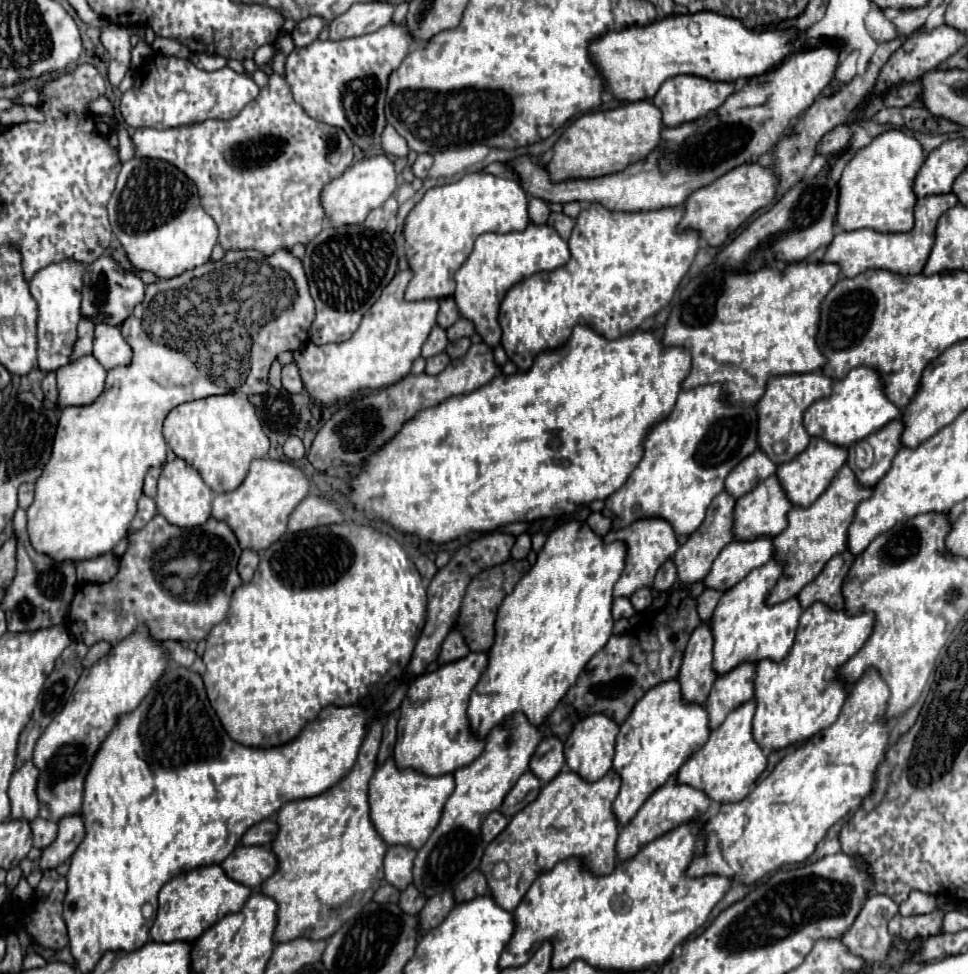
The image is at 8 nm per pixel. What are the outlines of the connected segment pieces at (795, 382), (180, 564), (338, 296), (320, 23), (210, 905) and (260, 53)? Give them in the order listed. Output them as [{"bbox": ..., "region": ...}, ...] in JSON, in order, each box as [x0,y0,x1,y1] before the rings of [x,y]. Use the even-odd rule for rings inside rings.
[{"bbox":[756,371,832,465],"region":[[[820,371],[802,373],[802,375],[780,375],[780,377],[768,379],[766,391],[756,403],[756,413],[758,413],[756,443],[768,455],[768,459],[772,459],[776,465],[788,463],[790,459],[794,459],[798,453],[802,453],[808,447],[810,435],[806,433],[802,425],[802,415],[814,401],[830,395],[830,387],[832,387],[832,381],[824,377]],[[774,443],[782,443],[784,453],[780,455],[774,453]]]},{"bbox":[68,515,242,647],"region":[[[156,515],[146,527],[138,531],[130,531],[130,543],[126,553],[120,559],[118,573],[114,575],[114,581],[100,585],[82,585],[76,591],[76,597],[72,601],[72,609],[68,615],[68,627],[76,641],[86,643],[88,647],[104,639],[106,643],[120,643],[120,639],[126,639],[136,631],[140,623],[148,623],[152,627],[152,639],[160,641],[200,641],[208,635],[208,631],[222,623],[228,605],[232,599],[234,589],[242,583],[236,571],[238,559],[242,549],[238,547],[238,541],[230,527],[222,521],[208,519],[200,527],[182,529],[174,527],[168,521],[164,521],[160,515]]]},{"bbox":[302,225,398,345],"region":[[[324,225],[306,245],[302,265],[308,277],[310,295],[316,303],[316,317],[308,333],[310,341],[316,345],[342,343],[352,337],[362,315],[392,281],[398,269],[398,253],[392,235],[384,231],[372,231],[364,225],[346,225],[338,229]]]},{"bbox":[292,15,326,47],"region":[[[312,15],[312,17],[308,17],[308,19],[302,19],[302,21],[296,25],[294,33],[292,33],[294,45],[296,45],[296,47],[306,47],[306,45],[310,45],[312,41],[318,39],[318,33],[320,33],[324,27],[326,27],[326,21],[320,19],[320,15]]]},{"bbox":[150,865,252,943],"region":[[[220,865],[210,867],[198,867],[194,871],[182,873],[174,879],[170,879],[158,895],[158,913],[156,921],[150,929],[150,939],[156,943],[172,943],[176,939],[188,939],[188,943],[196,941],[208,927],[212,927],[216,921],[220,921],[224,915],[240,911],[240,907],[246,903],[248,895],[252,891],[226,877]]]},{"bbox":[254,45,274,67],"region":[[[262,45],[262,47],[256,51],[254,61],[256,61],[256,65],[258,65],[258,67],[262,67],[262,65],[270,63],[272,55],[274,55],[274,47],[272,47],[272,45]]]}]

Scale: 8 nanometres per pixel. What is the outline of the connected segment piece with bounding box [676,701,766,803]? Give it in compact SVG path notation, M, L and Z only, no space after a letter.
M748 701L734 709L724 723L710 733L708 743L698 749L678 771L676 781L680 785L690 785L708 795L716 803L734 803L746 799L752 791L752 785L766 769L766 751L752 737L752 717L756 703Z

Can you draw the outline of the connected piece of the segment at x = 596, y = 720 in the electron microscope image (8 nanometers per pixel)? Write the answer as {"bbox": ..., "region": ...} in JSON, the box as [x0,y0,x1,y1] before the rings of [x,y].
{"bbox":[564,715,618,783],"region":[[[590,715],[578,721],[564,743],[564,757],[570,771],[576,771],[582,779],[588,779],[590,783],[604,777],[612,767],[616,735],[618,735],[618,725],[606,715]]]}

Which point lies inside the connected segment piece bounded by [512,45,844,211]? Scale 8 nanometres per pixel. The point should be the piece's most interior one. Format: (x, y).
(691, 156)

